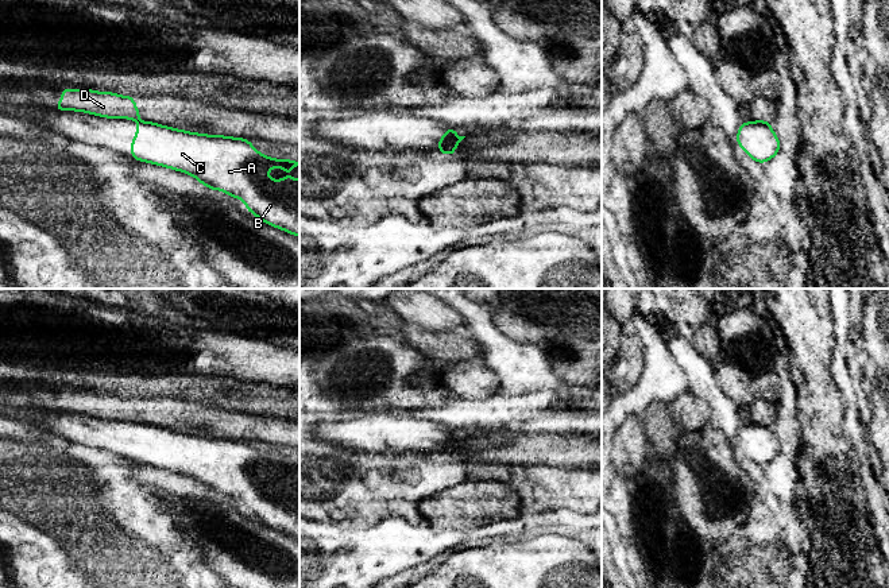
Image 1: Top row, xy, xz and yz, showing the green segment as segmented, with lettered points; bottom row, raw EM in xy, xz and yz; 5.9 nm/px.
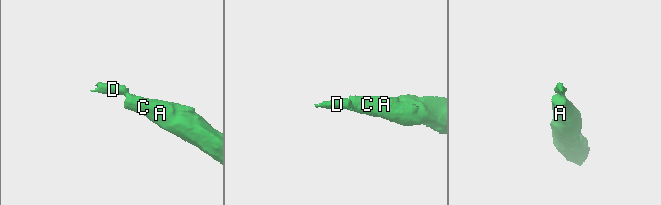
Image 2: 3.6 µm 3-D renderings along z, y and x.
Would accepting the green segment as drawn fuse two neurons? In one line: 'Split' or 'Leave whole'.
Split

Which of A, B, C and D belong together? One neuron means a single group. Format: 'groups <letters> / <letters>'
groups A B C / D

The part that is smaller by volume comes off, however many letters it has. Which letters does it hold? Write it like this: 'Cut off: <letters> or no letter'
Cut off: D

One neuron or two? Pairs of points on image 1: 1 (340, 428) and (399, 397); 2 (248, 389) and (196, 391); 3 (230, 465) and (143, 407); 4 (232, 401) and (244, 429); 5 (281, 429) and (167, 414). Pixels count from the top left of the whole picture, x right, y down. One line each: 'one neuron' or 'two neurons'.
1: two neurons
2: one neuron
3: two neurons
4: two neurons
5: one neuron

